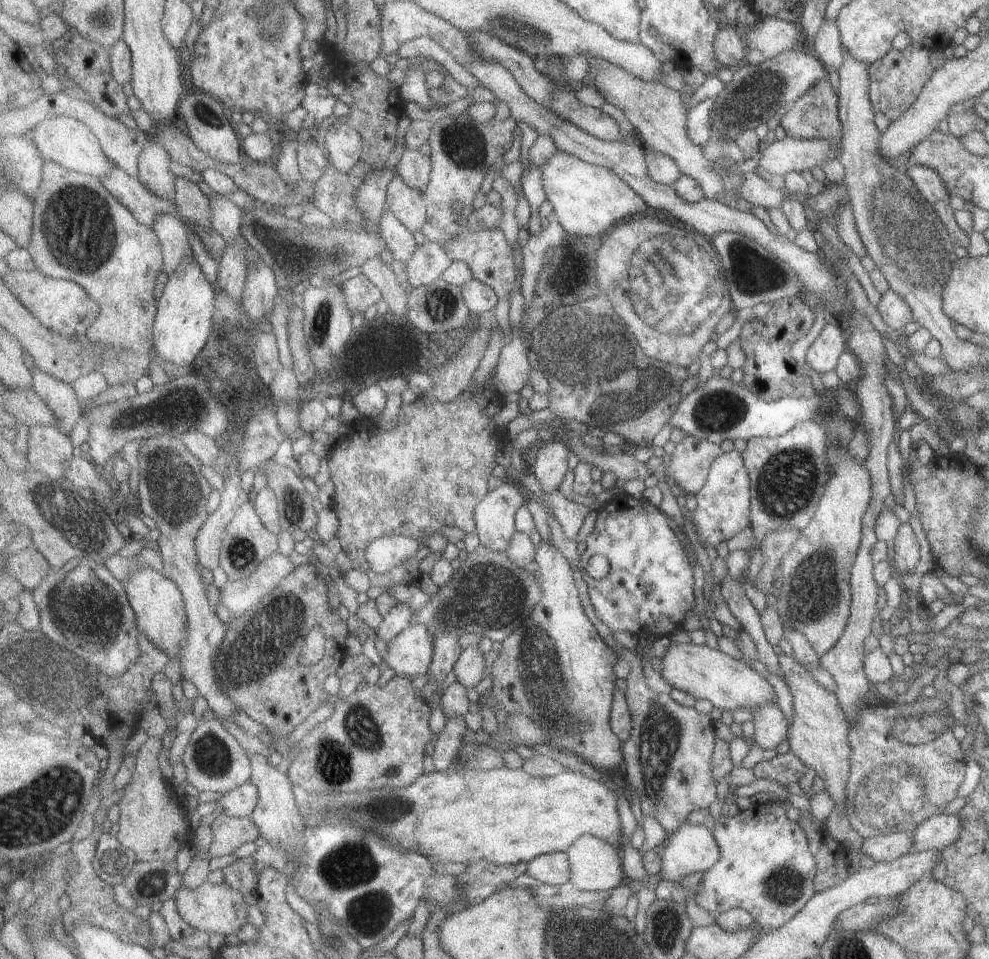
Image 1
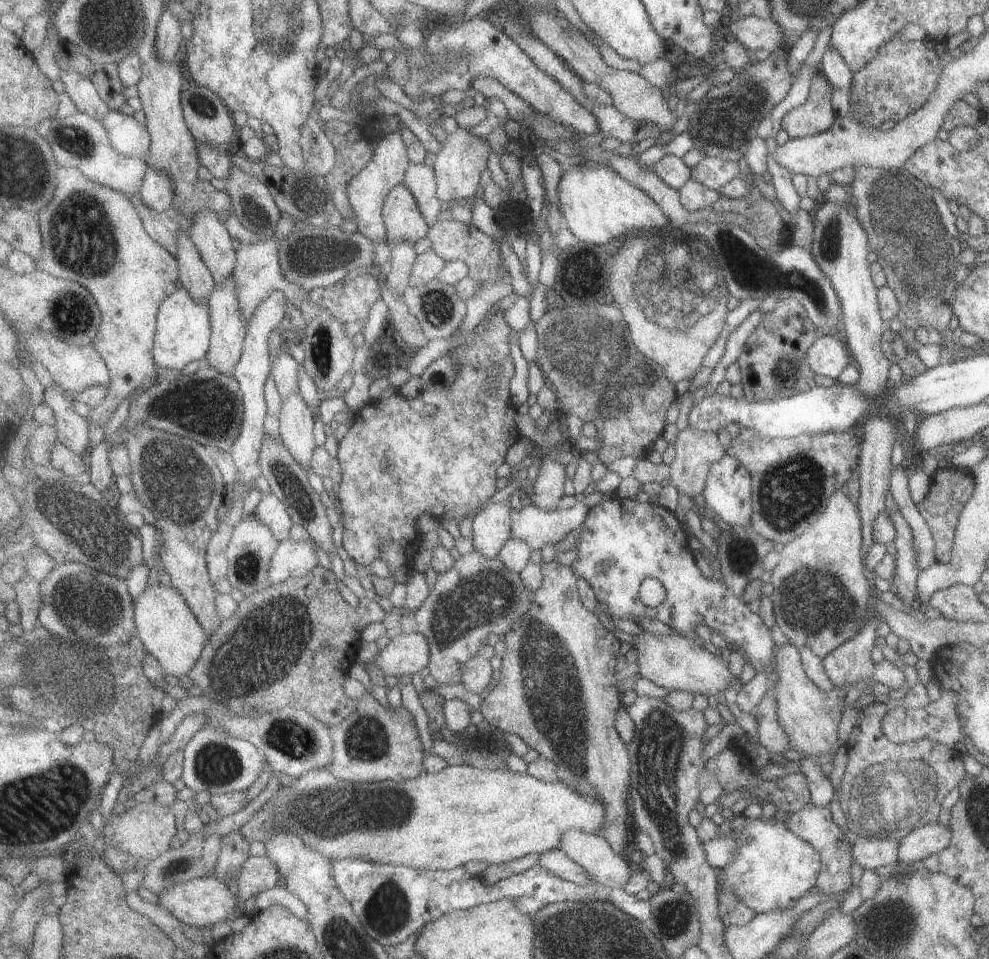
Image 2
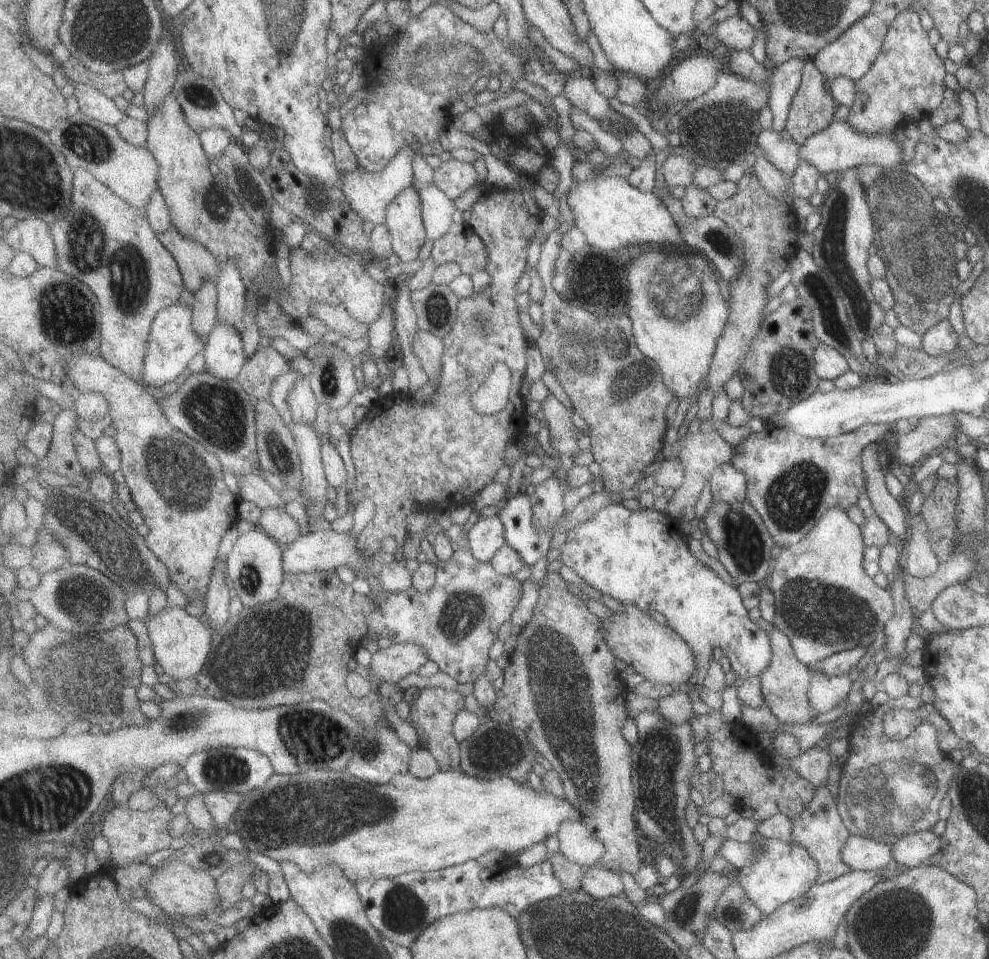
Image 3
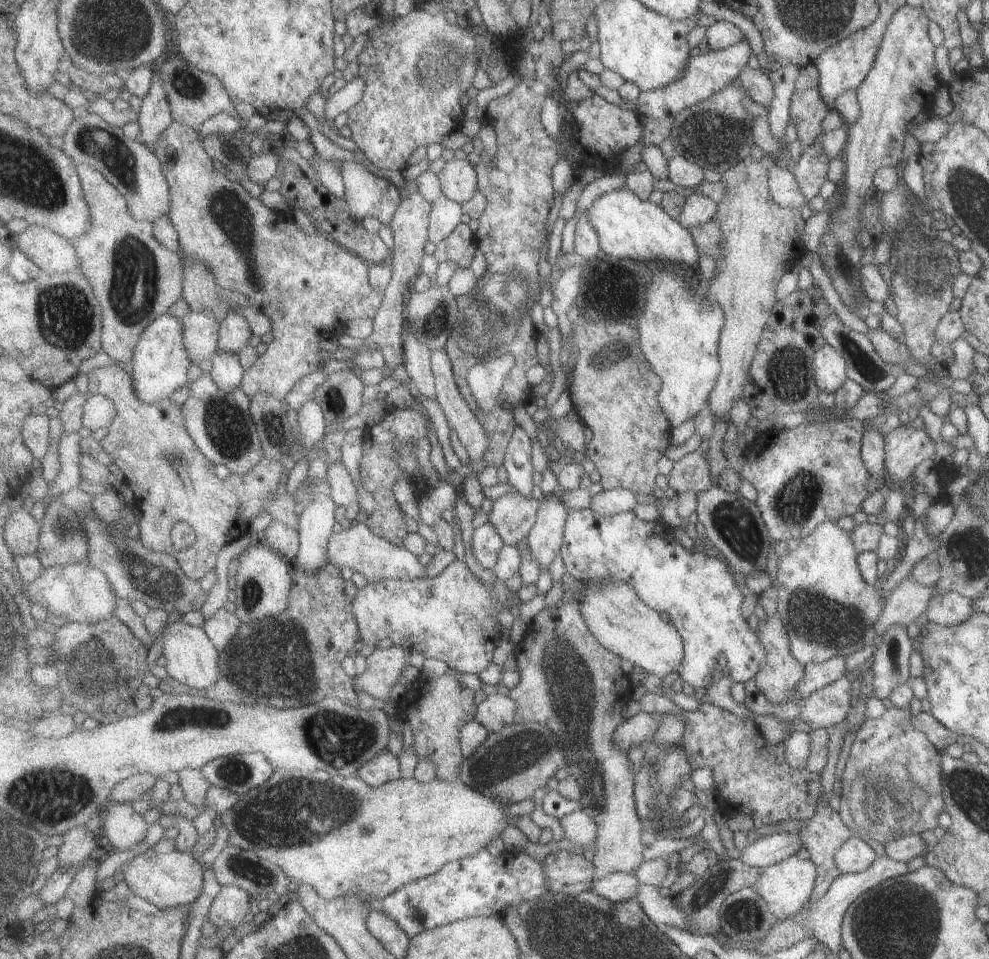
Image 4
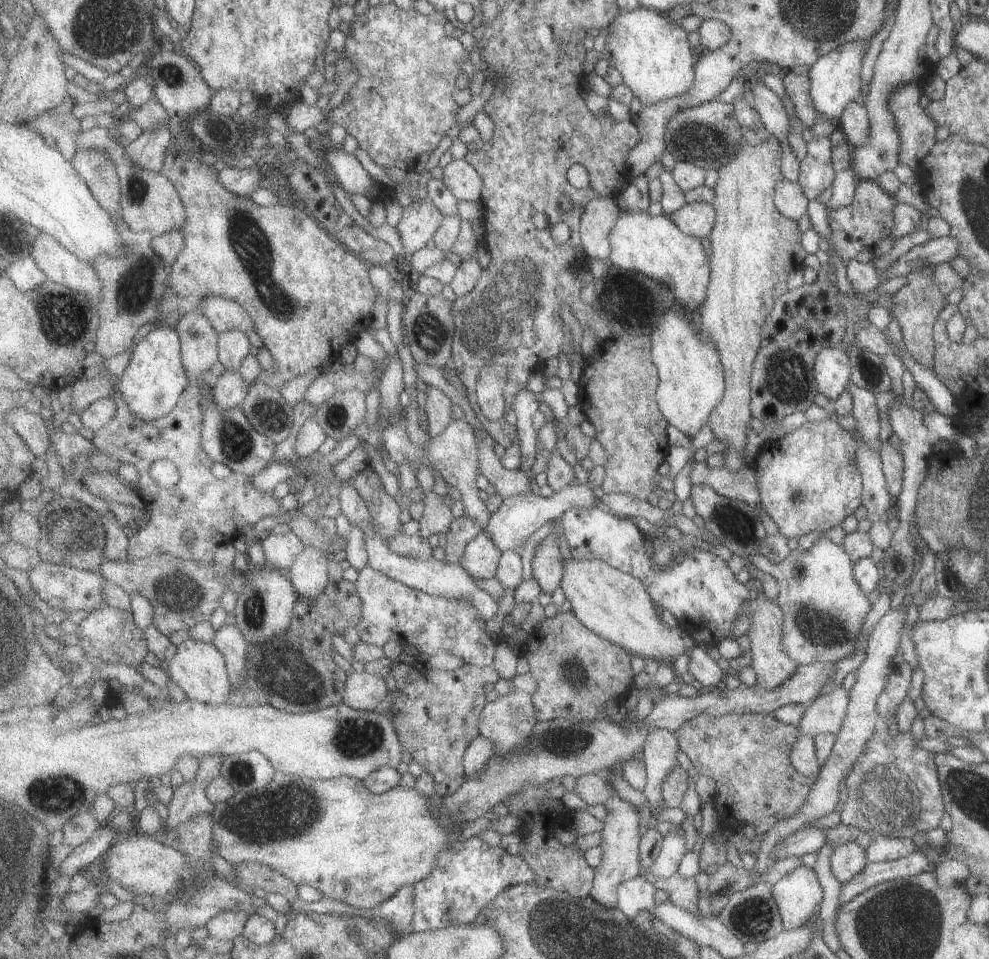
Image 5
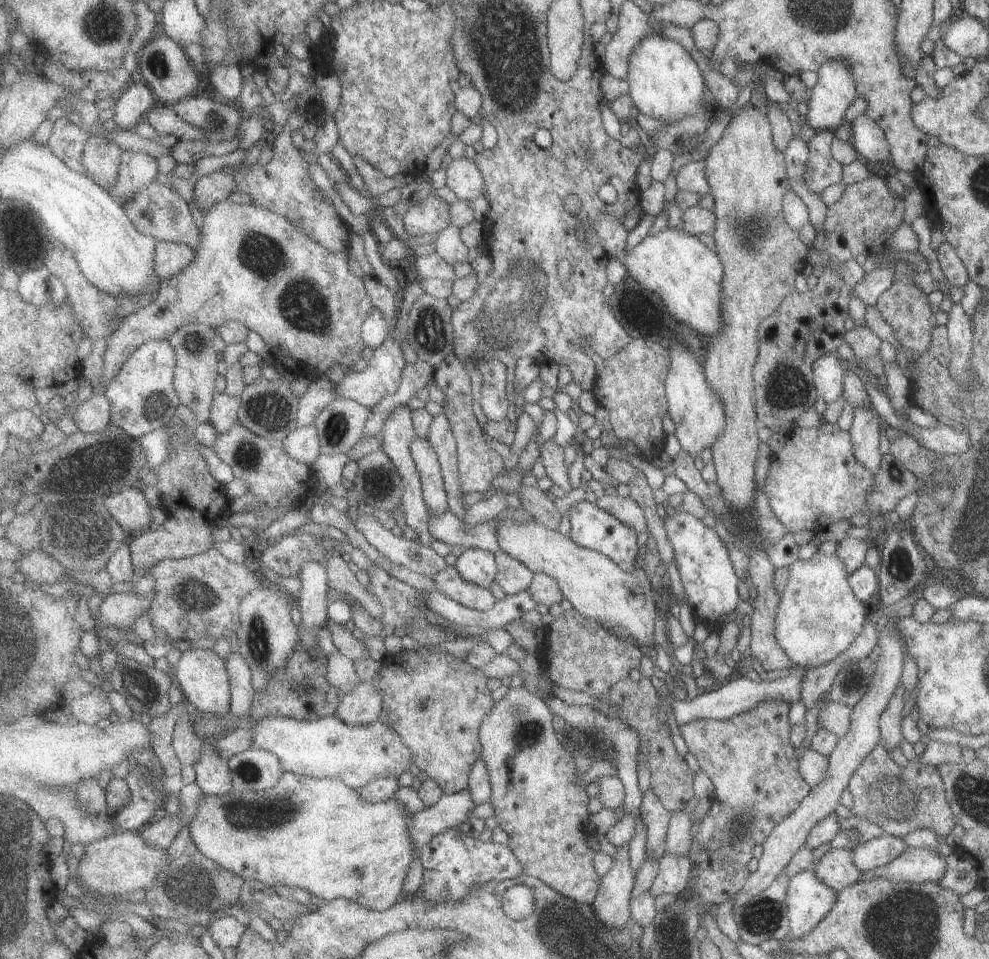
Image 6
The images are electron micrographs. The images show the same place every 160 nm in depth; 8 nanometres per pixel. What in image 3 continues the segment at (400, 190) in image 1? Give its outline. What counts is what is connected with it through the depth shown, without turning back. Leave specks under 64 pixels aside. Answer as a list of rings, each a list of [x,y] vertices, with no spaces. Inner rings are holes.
[[[411,185],[400,192],[386,210],[386,221],[397,260],[413,262],[425,244],[426,226],[422,217],[422,198]]]

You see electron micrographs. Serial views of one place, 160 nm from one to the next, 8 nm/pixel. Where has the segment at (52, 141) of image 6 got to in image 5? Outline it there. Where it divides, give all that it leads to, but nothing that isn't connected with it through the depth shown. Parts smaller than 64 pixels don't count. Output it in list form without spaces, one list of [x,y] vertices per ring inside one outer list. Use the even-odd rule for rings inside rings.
[[[42,113],[29,123],[30,130],[43,138],[51,137],[56,142],[55,147],[59,152],[71,160],[79,152],[77,150],[76,138],[81,134],[81,120],[78,120],[72,113],[59,114]]]

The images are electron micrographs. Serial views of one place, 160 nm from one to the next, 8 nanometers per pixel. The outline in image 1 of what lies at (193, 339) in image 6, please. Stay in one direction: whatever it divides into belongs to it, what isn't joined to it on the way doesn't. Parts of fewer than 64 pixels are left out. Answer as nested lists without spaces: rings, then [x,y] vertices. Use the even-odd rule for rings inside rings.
[[[159,215],[151,227],[162,244],[165,267],[168,273],[188,259],[193,259],[193,246],[189,242],[189,228],[179,216]]]

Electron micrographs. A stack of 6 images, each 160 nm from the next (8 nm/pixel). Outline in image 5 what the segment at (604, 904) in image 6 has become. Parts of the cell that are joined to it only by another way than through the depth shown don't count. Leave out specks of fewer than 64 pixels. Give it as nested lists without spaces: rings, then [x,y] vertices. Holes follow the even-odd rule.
[[[612,783],[611,788],[615,794],[604,805],[607,816],[603,818],[605,827],[600,831],[602,842],[599,845],[602,859],[596,867],[594,890],[591,890],[591,895],[600,904],[614,908],[617,907],[617,886],[640,876],[640,841],[642,835],[639,834],[639,828],[641,828],[642,822],[639,818],[638,809],[633,804],[619,798]]]

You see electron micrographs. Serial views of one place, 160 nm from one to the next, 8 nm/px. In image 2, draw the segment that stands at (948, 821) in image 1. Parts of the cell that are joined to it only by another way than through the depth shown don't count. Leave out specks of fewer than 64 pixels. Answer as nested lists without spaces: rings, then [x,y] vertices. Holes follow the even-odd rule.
[[[938,822],[915,827],[901,840],[898,840],[896,862],[915,865],[930,854],[943,850],[948,846],[949,841],[950,830]]]

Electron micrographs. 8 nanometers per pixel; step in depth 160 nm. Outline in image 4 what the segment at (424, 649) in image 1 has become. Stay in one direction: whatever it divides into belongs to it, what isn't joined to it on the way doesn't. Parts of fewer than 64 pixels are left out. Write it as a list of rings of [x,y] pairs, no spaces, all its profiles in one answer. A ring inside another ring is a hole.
[[[400,645],[376,648],[367,658],[367,668],[354,678],[354,688],[375,699],[387,700],[399,676],[409,665],[411,650]]]

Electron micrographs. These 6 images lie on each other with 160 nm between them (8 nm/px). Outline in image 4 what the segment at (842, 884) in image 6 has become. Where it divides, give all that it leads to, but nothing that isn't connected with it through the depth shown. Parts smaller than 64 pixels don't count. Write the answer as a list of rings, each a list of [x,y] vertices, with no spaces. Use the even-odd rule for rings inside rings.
[[[853,834],[843,842],[843,846],[836,853],[837,868],[841,875],[865,870],[877,856],[873,849],[861,837]]]

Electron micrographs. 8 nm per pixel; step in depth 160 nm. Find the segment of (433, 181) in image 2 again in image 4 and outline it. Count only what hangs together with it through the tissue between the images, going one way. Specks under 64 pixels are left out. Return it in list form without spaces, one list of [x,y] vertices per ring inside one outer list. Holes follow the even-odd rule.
[[[444,195],[441,198],[435,198],[431,202],[430,242],[436,246],[441,240],[445,240],[459,224],[462,224],[461,216],[463,216],[463,210],[459,202],[450,200]]]

